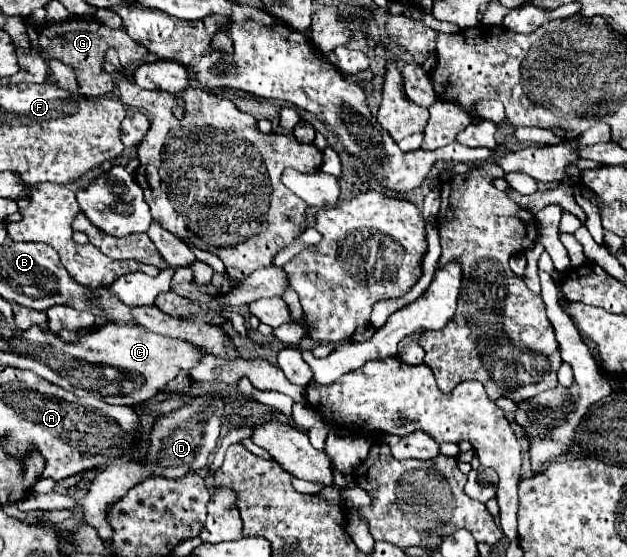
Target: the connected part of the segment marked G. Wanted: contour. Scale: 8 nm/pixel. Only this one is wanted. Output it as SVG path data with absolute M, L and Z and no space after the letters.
M77 18L77 20L67 20L63 24L51 24L47 28L47 23L39 32L39 48L38 53L47 60L47 58L59 58L63 60L67 66L73 66L77 72L77 82L79 82L79 94L87 96L87 98L97 98L97 96L105 96L109 94L115 84L111 74L103 72L101 64L105 62L105 50L107 48L115 48L119 54L119 60L123 66L127 66L129 62L139 60L143 54L147 54L147 50L137 44L135 40L129 40L127 32L123 30L113 30L105 24L99 24L95 20L87 20L87 18Z

